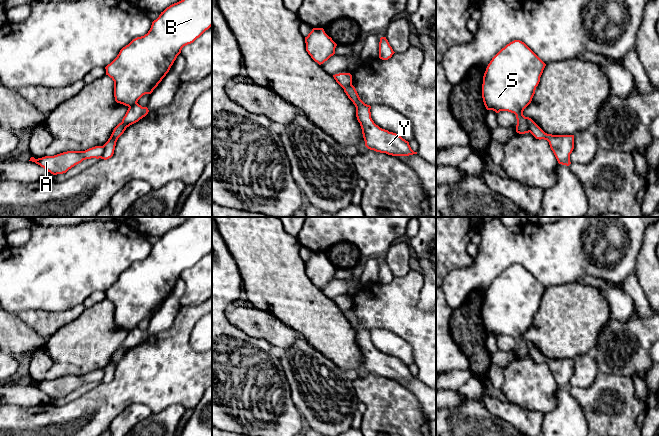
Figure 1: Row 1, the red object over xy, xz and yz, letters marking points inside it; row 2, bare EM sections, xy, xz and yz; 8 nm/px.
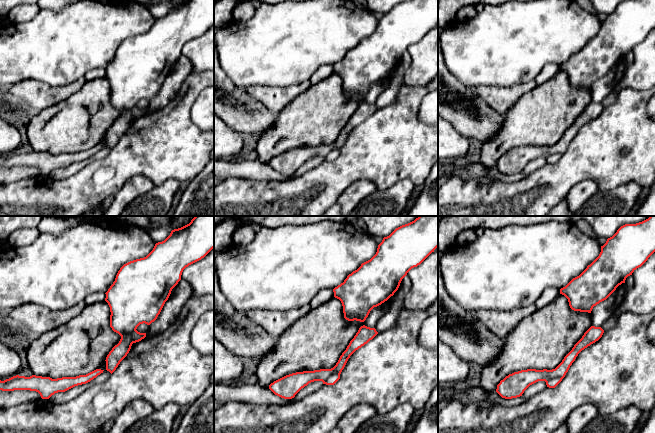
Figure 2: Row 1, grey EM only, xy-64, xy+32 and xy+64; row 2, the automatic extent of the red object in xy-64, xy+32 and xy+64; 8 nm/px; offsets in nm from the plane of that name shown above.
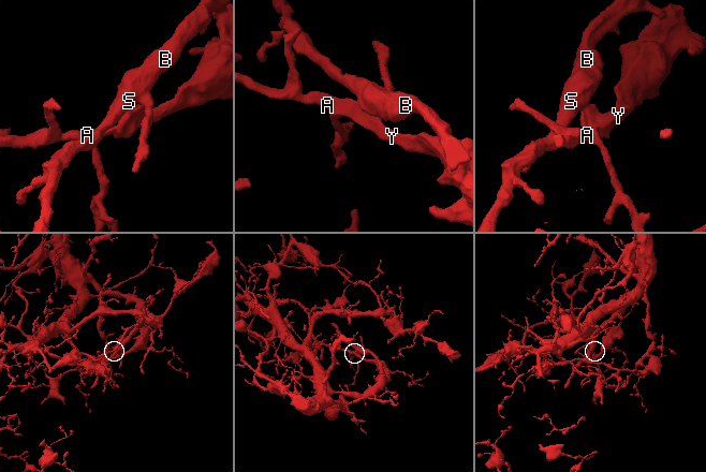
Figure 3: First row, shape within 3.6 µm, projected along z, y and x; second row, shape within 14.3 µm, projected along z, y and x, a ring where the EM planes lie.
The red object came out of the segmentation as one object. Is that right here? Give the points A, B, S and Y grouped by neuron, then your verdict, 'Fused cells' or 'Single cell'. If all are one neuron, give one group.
Groups: A Y / B S. Fused cells

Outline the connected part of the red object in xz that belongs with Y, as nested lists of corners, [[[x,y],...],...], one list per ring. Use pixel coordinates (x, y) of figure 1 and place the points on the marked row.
[[[351,84],[343,88],[348,98],[356,107],[356,117],[360,123],[365,146],[376,152],[392,156],[409,156],[417,154],[409,142],[396,133],[380,128],[371,118],[371,106],[365,104],[359,97],[355,87]]]

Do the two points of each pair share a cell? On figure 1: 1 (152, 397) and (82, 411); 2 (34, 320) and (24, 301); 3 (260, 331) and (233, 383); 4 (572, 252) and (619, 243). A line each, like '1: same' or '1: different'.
1: same
2: different
3: different
4: same

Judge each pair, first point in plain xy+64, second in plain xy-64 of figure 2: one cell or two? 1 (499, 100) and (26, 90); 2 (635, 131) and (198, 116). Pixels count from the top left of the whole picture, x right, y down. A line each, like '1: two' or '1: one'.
1: one
2: two

